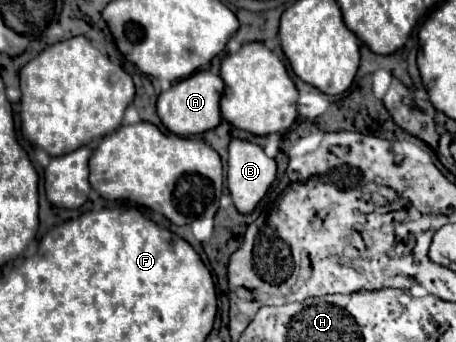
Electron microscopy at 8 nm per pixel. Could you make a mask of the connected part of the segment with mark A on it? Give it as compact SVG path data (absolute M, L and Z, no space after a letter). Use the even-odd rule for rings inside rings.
M196 71L194 75L176 81L168 91L158 95L158 117L162 125L176 135L198 135L208 129L214 129L220 123L220 95L224 81L210 71Z

